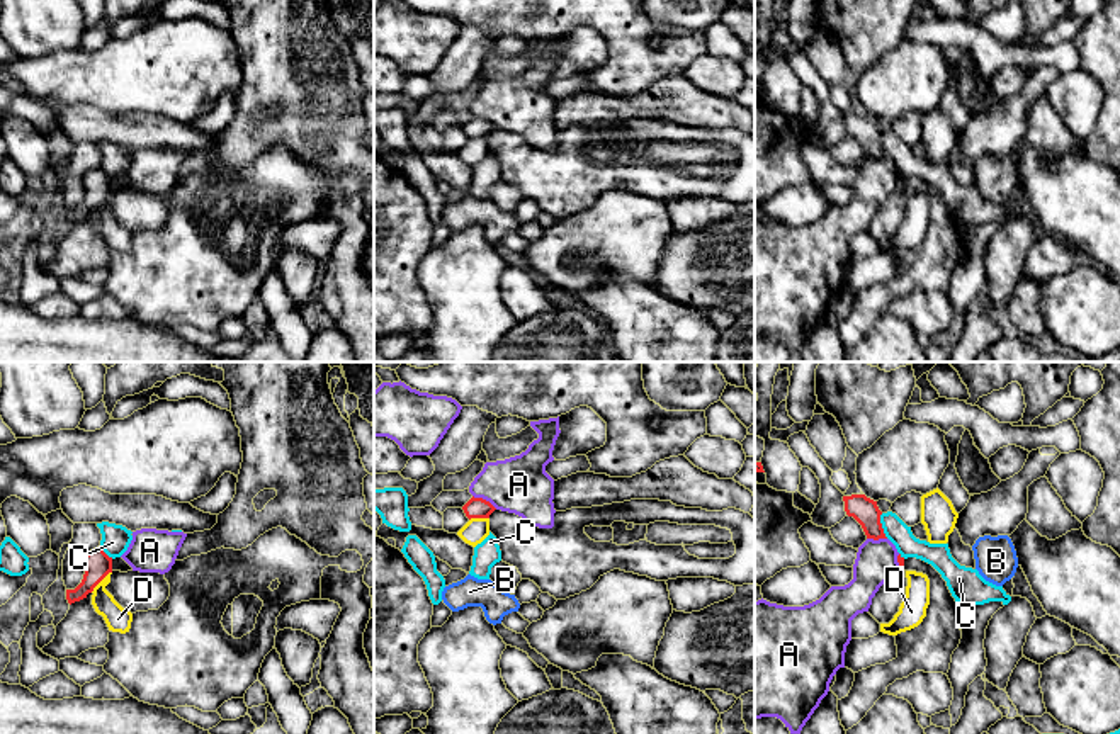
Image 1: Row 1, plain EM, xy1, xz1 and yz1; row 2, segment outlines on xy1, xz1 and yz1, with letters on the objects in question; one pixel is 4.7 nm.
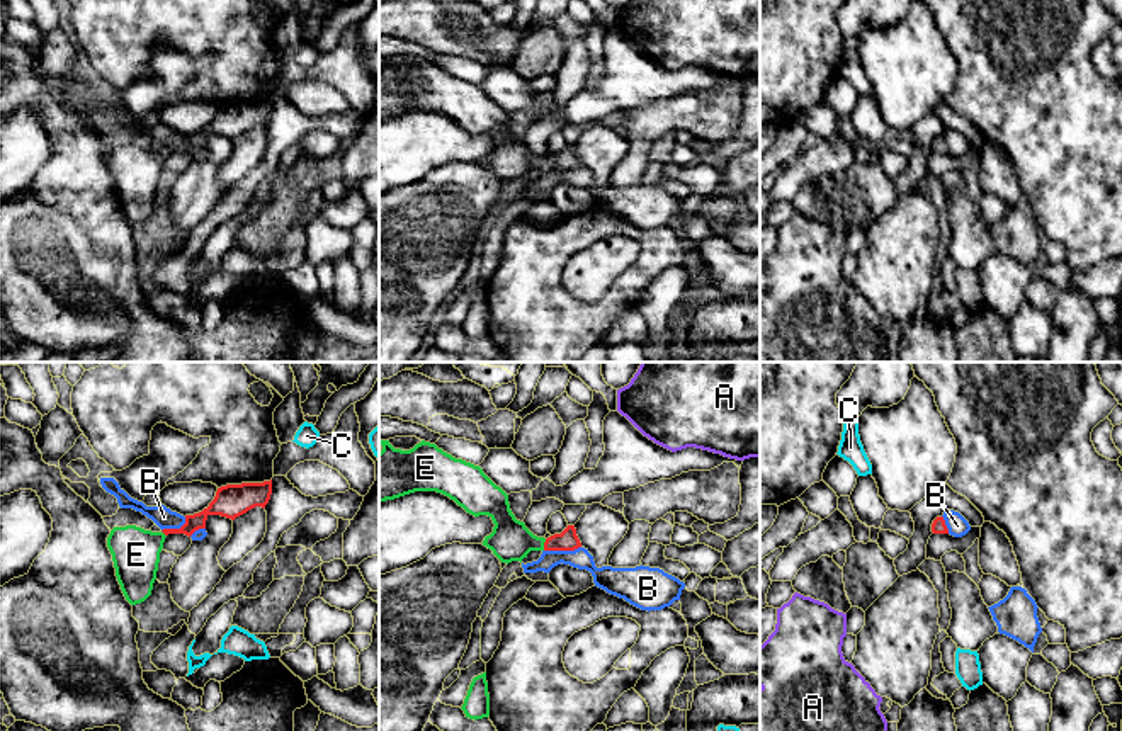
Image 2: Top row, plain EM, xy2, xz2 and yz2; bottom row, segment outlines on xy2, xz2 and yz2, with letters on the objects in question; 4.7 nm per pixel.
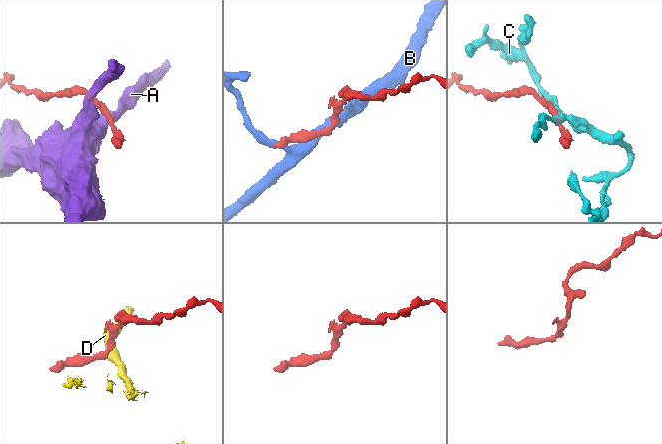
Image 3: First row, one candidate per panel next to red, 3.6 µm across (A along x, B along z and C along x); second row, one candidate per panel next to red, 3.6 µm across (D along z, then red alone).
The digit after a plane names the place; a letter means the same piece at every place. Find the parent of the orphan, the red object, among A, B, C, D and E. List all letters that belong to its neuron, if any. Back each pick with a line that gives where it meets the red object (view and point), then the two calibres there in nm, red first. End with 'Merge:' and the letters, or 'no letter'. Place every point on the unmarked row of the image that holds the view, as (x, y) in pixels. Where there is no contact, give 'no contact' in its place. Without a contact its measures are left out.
E: contact xz2 (544, 164); calibres 100 and 190 nm
Merge: E

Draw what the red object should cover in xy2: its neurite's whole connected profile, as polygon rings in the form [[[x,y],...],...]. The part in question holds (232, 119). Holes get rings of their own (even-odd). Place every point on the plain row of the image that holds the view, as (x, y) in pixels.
[[[272,99],[264,102],[226,104],[218,107],[214,119],[199,133],[185,134],[180,148],[162,151],[144,150],[136,144],[114,146],[107,156],[116,196],[126,219],[131,224],[144,221],[156,199],[160,172],[168,153],[192,155],[206,148],[209,134],[221,134],[235,139],[255,126],[265,128],[272,114]]]

